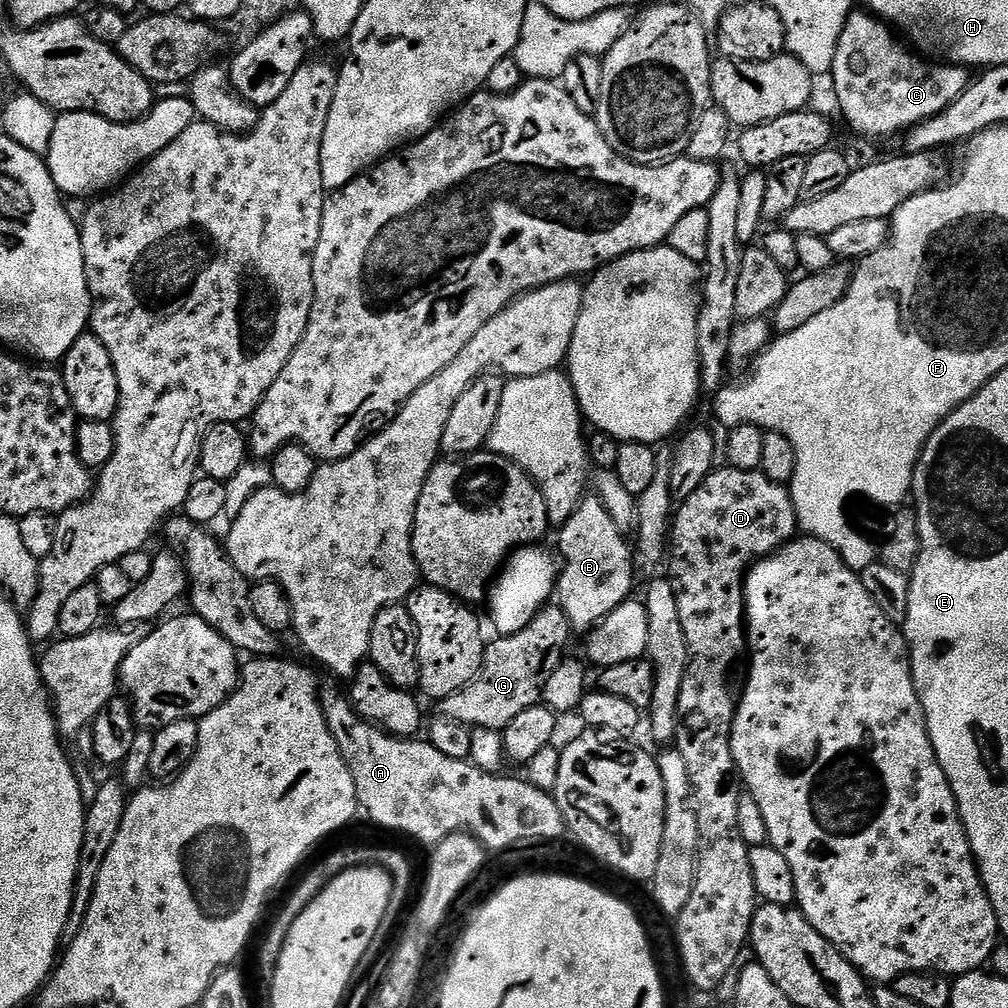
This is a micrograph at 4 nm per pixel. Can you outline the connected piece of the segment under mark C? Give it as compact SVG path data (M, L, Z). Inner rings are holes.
M853 10L842 26L838 50L834 50L830 79L832 88L836 91L836 100L840 103L840 112L844 115L845 122L858 135L865 136L868 140L884 140L887 136L896 135L899 137L907 133L908 129L934 118L942 110L946 110L946 106L950 106L954 98L961 96L970 83L969 69L959 64L933 62L915 51L908 52L909 45L899 44L892 35L893 29L880 17L867 10Z

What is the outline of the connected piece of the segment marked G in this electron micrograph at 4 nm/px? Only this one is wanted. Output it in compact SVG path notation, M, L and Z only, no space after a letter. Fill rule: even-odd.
M545 606L522 630L509 636L497 635L496 641L484 649L482 666L478 674L454 694L439 701L439 715L443 719L463 724L471 730L485 727L488 732L506 729L518 714L539 705L544 699L546 682L550 674L565 659L564 647L574 633L566 614L558 606Z

